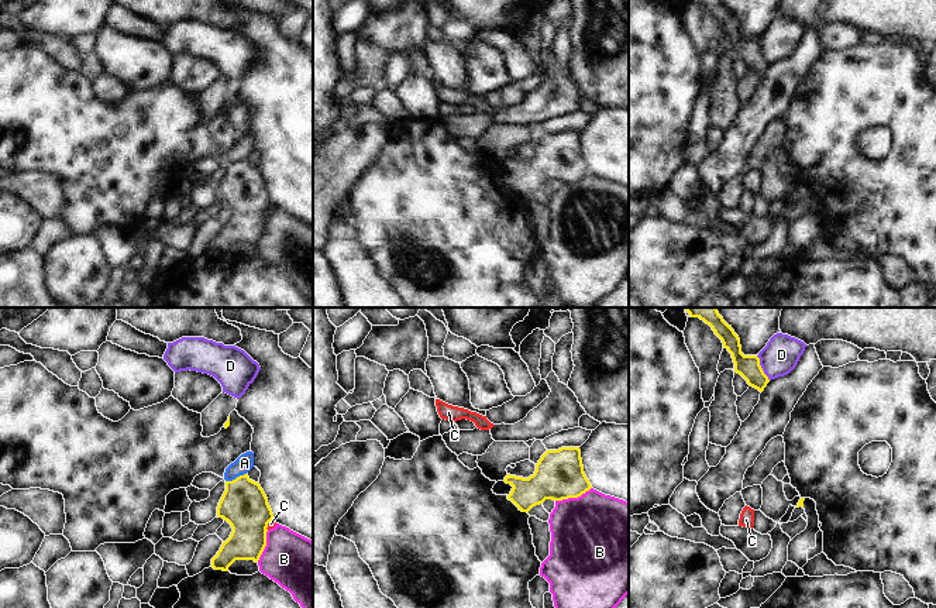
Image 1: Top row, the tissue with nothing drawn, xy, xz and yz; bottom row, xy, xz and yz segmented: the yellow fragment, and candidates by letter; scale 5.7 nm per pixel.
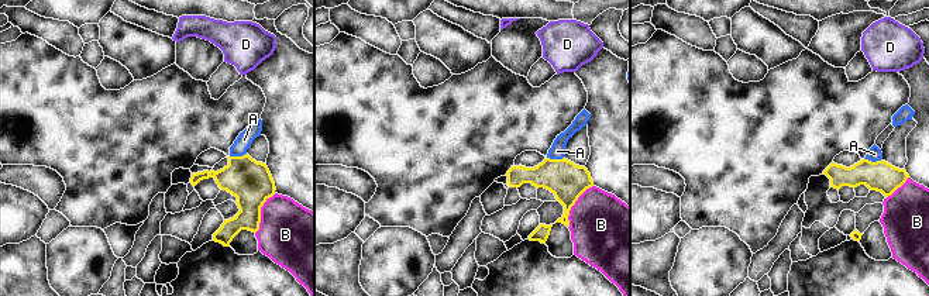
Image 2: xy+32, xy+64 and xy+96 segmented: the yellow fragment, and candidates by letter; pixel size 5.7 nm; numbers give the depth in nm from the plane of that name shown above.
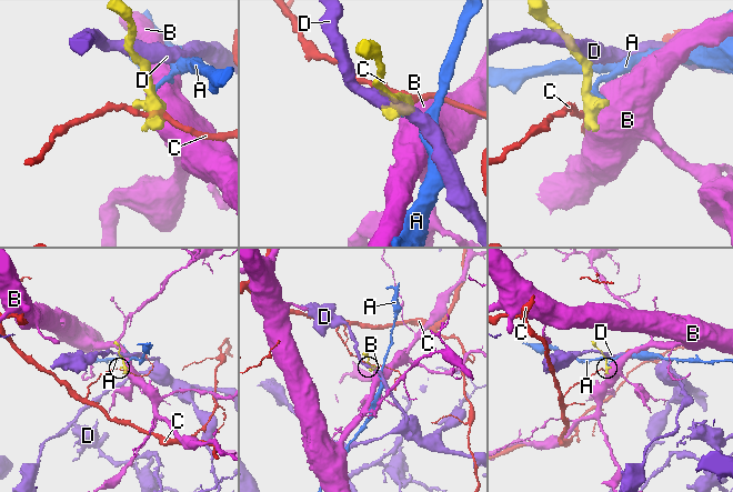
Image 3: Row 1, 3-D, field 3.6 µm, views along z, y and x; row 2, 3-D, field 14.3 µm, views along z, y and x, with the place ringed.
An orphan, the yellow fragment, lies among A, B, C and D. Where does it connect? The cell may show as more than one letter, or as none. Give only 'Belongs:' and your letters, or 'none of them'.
Belongs: none of them

